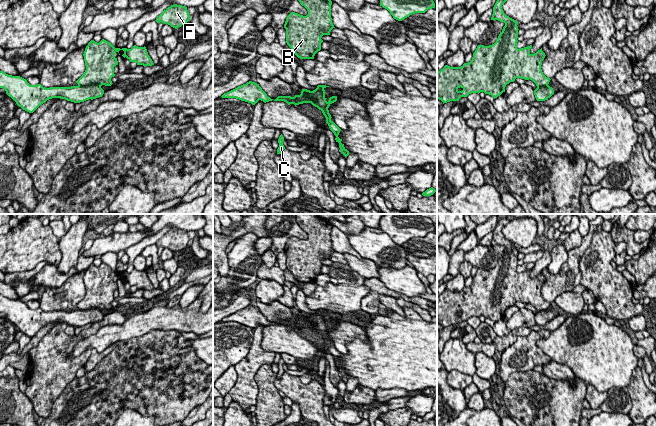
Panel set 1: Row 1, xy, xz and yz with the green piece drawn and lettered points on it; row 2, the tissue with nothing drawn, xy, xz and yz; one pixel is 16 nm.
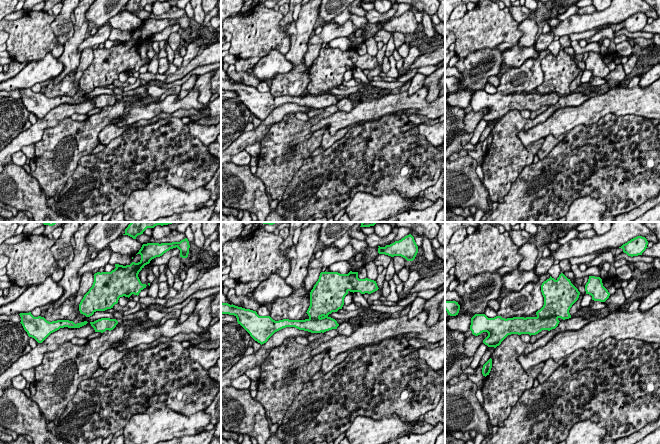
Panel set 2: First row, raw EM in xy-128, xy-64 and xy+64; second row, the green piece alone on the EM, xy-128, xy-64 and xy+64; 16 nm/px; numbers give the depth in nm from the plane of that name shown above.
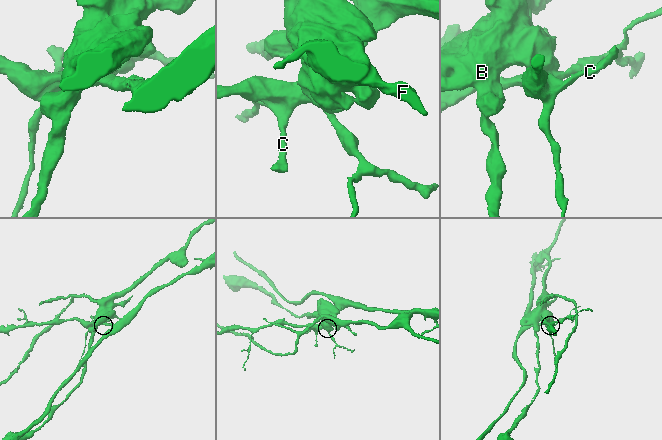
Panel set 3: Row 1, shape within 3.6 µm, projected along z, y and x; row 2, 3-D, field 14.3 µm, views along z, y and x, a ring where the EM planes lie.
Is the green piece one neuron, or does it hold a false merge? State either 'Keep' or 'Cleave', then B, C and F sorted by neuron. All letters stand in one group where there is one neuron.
Cleave. Groups: B F / C

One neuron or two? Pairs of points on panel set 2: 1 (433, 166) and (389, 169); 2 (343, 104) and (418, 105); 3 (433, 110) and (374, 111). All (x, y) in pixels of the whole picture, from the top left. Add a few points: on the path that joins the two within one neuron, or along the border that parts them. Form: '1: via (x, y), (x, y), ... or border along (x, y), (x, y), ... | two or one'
1: via (422, 160), (400, 160) | one
2: border along (356, 102), (348, 111), (335, 111), (333, 113) | two
3: via (418, 103), (389, 103) | one

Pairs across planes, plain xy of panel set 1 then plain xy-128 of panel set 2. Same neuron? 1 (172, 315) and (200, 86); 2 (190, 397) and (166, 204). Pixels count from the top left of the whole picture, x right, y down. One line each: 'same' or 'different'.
1: different
2: different

